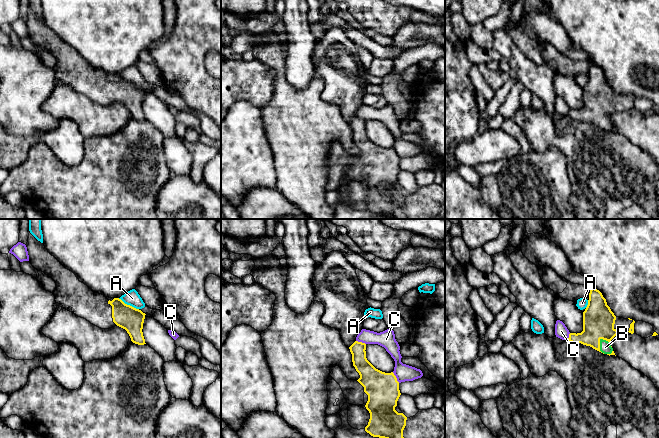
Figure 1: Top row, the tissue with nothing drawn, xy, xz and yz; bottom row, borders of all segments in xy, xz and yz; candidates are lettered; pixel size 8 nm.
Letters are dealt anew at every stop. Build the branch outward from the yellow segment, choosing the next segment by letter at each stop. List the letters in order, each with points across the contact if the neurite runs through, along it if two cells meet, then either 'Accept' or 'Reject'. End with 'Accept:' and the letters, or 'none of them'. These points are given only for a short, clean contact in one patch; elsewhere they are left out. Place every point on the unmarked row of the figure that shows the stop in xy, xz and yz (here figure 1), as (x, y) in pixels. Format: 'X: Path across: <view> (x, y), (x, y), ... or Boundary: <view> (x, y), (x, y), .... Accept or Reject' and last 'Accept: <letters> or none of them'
A: Reject
B: Path across: yz (598, 96), (599, 122), (605, 123). Accept
C: Reject
Accept: B

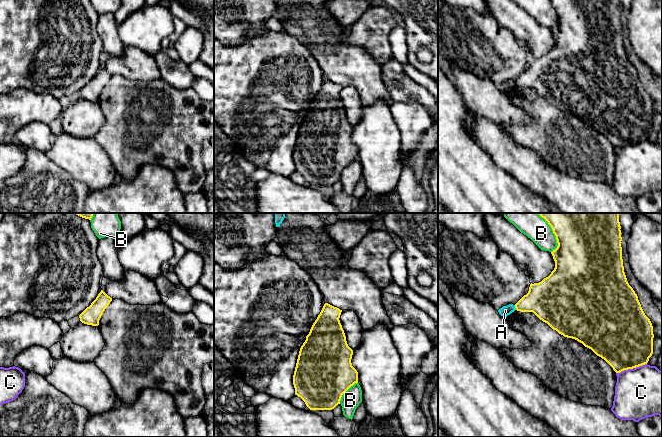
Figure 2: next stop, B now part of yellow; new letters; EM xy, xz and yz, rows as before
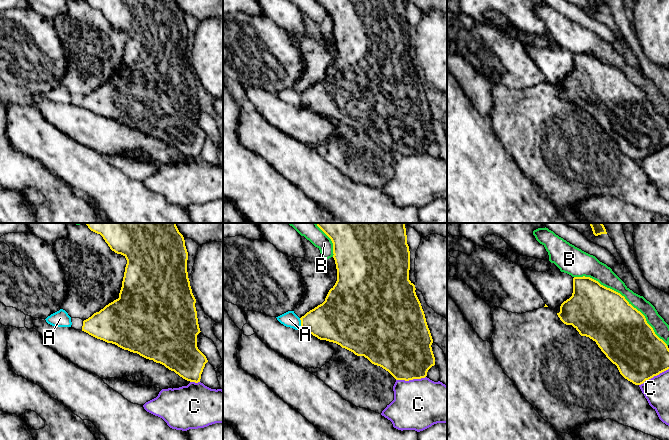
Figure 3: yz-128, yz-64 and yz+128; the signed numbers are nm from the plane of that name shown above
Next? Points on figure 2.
A: Reject
B: Reject
C: Reject
Accept: none of them

